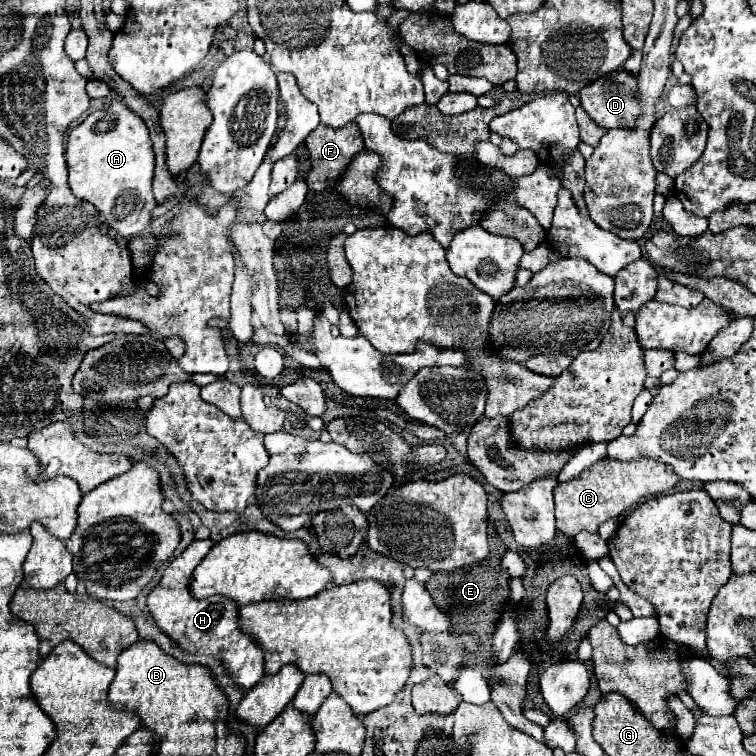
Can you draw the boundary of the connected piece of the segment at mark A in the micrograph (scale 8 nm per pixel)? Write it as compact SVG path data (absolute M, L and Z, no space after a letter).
M112 102L98 112L92 112L82 124L68 132L66 164L70 176L70 188L78 200L94 204L98 216L118 236L138 236L152 222L152 210L158 206L152 194L154 176L154 152L148 136L148 128L140 116L136 116L124 102Z

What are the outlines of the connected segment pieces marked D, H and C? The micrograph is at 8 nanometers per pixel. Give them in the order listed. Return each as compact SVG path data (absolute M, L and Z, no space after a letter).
M618 70L614 74L606 74L600 80L596 80L594 84L586 86L580 92L580 102L582 108L588 112L588 116L602 128L610 130L610 128L634 128L634 120L640 114L640 104L636 98L636 88L634 84L636 78L624 70Z
M194 540L180 556L176 556L164 570L160 584L152 588L152 592L146 598L148 612L158 624L158 628L176 642L184 652L194 654L212 654L218 656L228 670L228 674L234 678L234 684L242 688L242 692L248 692L254 684L258 684L264 676L264 658L258 644L254 644L252 638L240 632L238 628L238 606L232 600L226 600L224 596L210 596L206 600L196 600L190 596L188 580L194 572L194 568L200 564L200 560L208 554L212 548L212 540Z
M602 458L598 464L590 466L588 472L582 472L582 476L576 476L568 484L558 484L554 488L554 500L556 500L556 528L572 538L578 532L598 532L600 524L604 524L610 518L620 518L626 514L632 506L654 498L662 492L672 490L678 484L678 476L668 470L662 462L656 460L610 460Z

